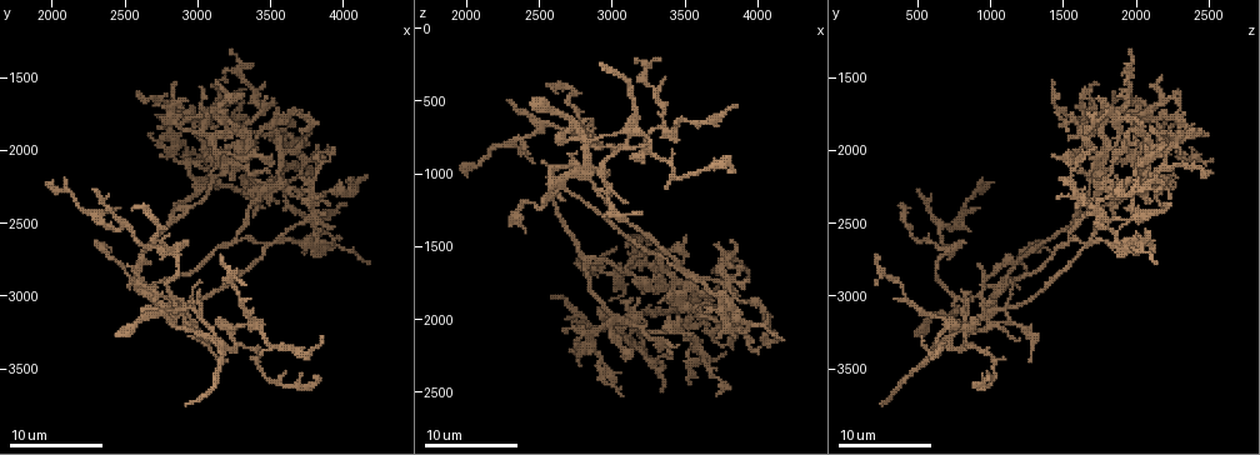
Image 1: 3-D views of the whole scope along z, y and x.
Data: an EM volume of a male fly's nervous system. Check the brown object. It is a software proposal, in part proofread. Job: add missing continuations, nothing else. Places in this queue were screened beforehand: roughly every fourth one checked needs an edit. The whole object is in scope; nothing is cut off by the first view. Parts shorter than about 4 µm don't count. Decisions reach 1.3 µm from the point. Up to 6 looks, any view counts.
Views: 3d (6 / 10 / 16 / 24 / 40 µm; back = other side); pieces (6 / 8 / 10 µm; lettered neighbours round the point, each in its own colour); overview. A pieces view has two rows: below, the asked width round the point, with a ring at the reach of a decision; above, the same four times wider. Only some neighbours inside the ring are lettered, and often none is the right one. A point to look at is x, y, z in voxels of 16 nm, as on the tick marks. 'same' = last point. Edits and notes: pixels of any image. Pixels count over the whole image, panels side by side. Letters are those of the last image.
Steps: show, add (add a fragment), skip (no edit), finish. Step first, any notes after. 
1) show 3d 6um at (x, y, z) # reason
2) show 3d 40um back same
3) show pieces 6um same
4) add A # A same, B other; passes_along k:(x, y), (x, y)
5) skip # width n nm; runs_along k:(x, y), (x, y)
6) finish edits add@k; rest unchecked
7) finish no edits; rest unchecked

show pieces 8um at (2920, 3720, 260) # branch stops here

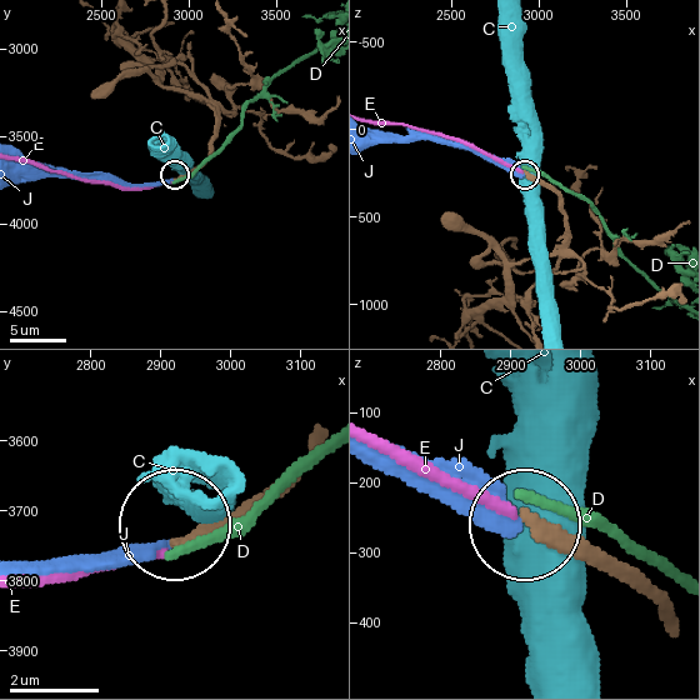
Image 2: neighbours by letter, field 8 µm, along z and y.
add J # C other, D other, E other, J same; it goes on there

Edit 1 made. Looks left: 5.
show pieces 10um at (3860, 3300, 540) # free end

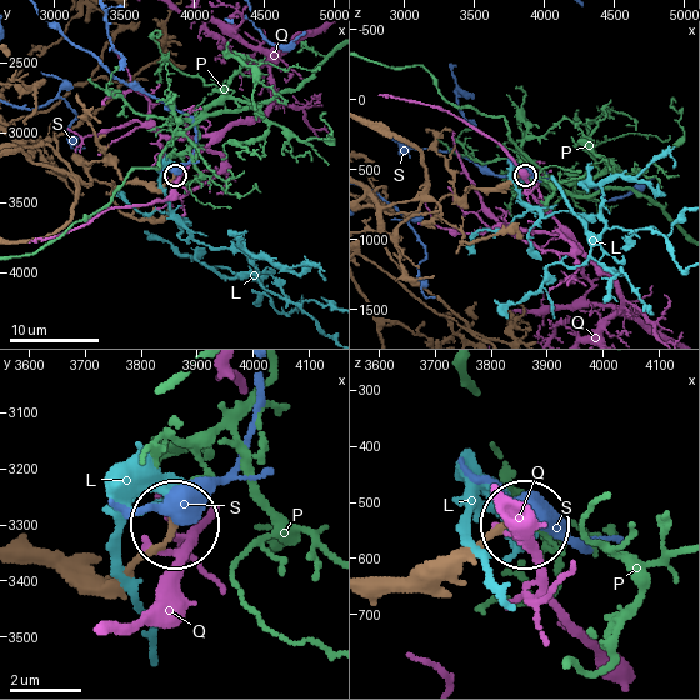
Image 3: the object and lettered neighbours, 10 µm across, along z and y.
skip # L other, P other, Q other, S other; runs_along 3:(24, 546), (78, 559), (113, 583), (173, 531); none of them fits

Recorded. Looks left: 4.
show 3d 6um at (3460, 2400, 2200) # tapers out

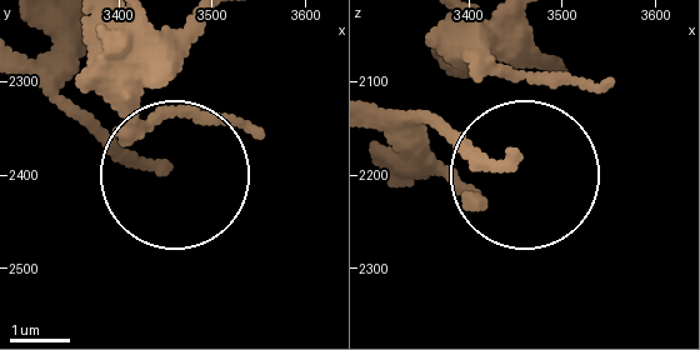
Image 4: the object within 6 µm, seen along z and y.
show pieces 8um at (3450, 2395, 2180) # see the neighbours

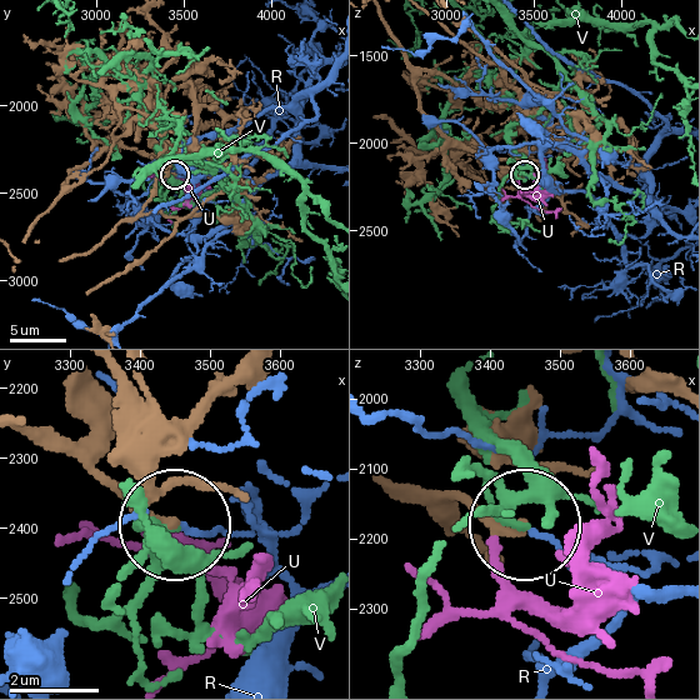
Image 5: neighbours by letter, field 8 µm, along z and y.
add U # R other, U same, V other; the neuron continues

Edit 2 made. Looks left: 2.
finish edits add@2, add@5; rest unchecked

